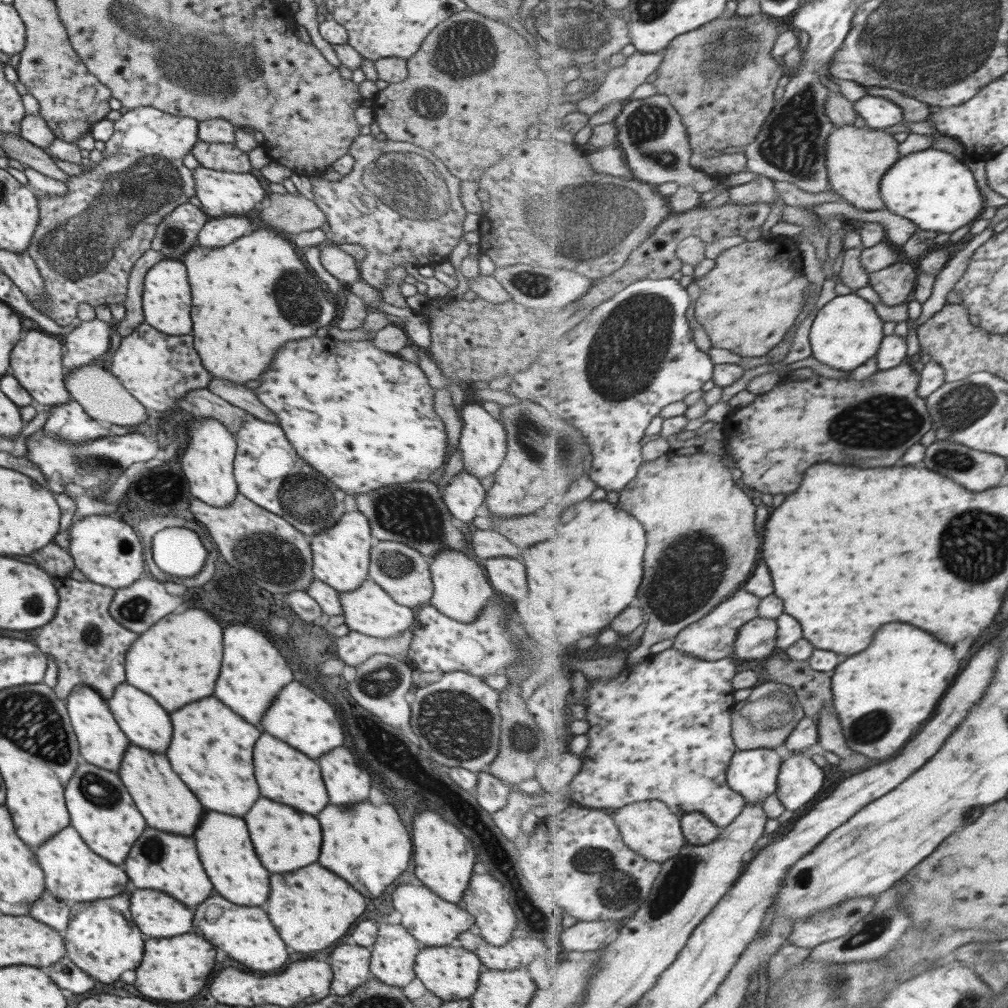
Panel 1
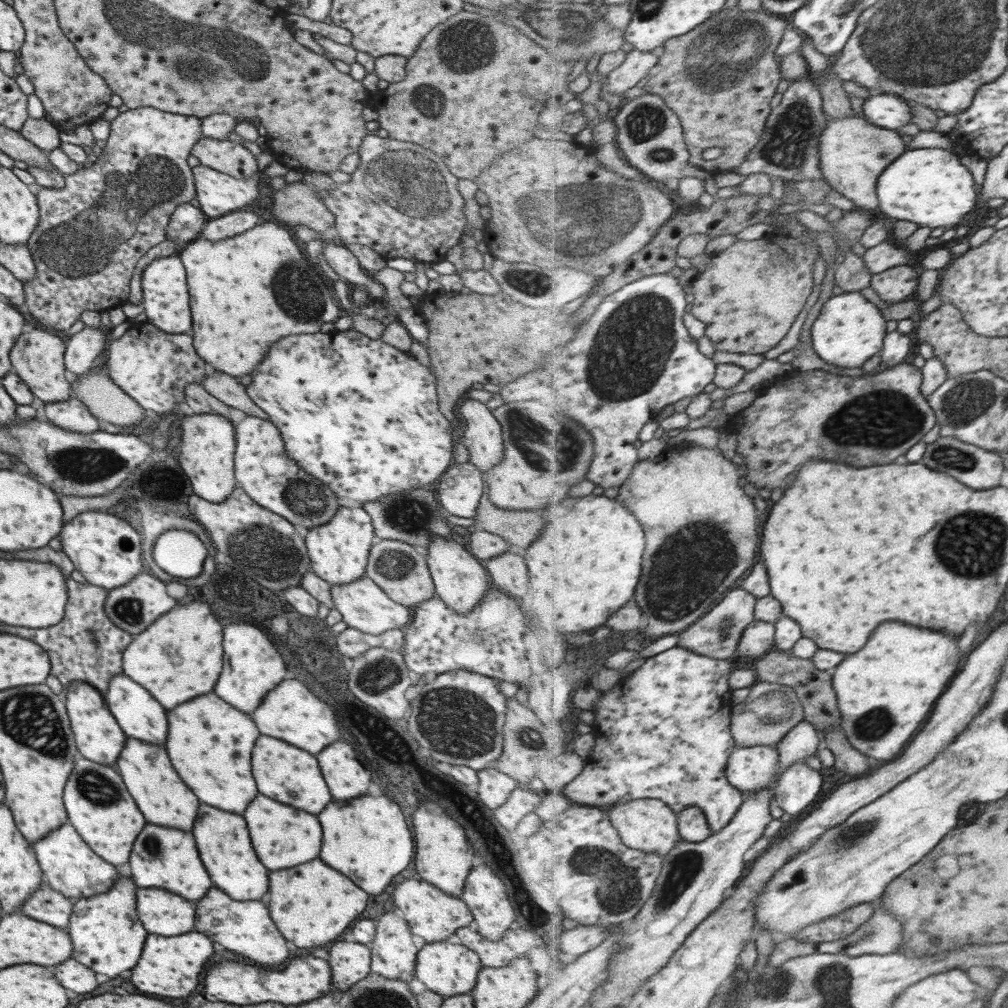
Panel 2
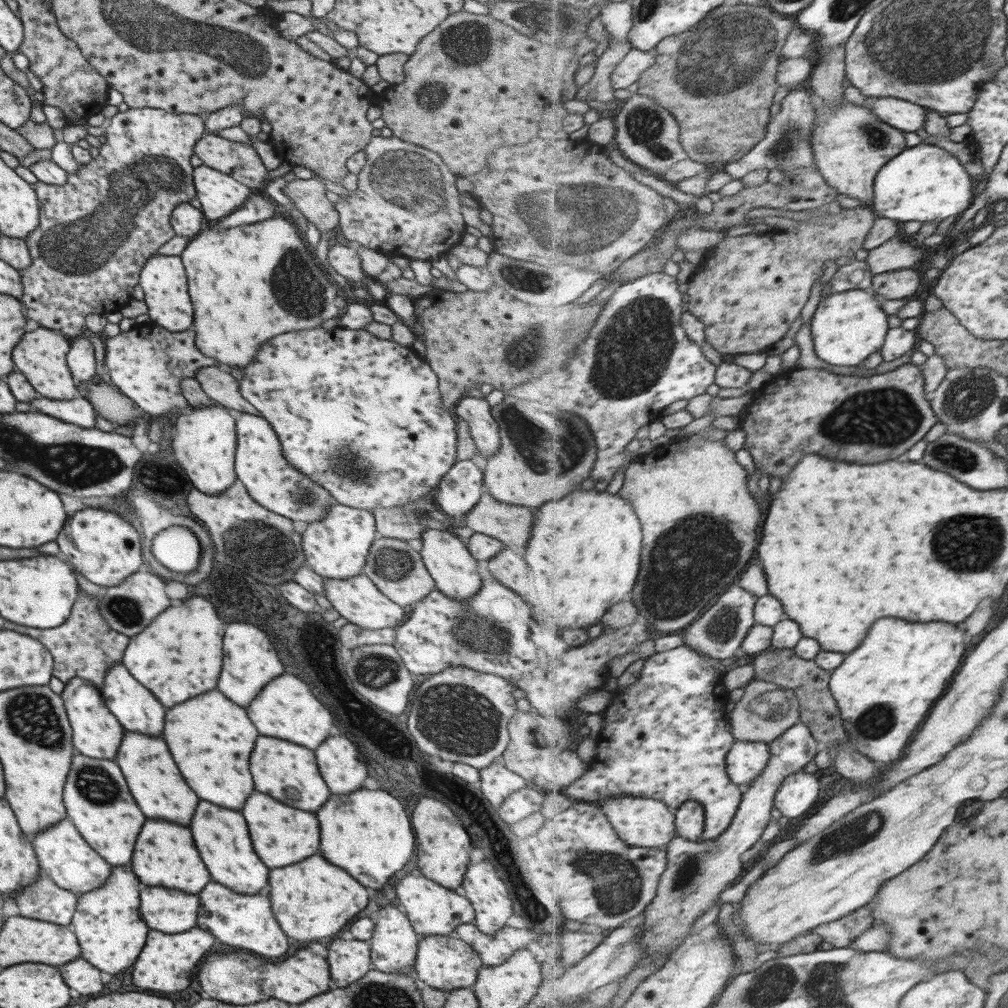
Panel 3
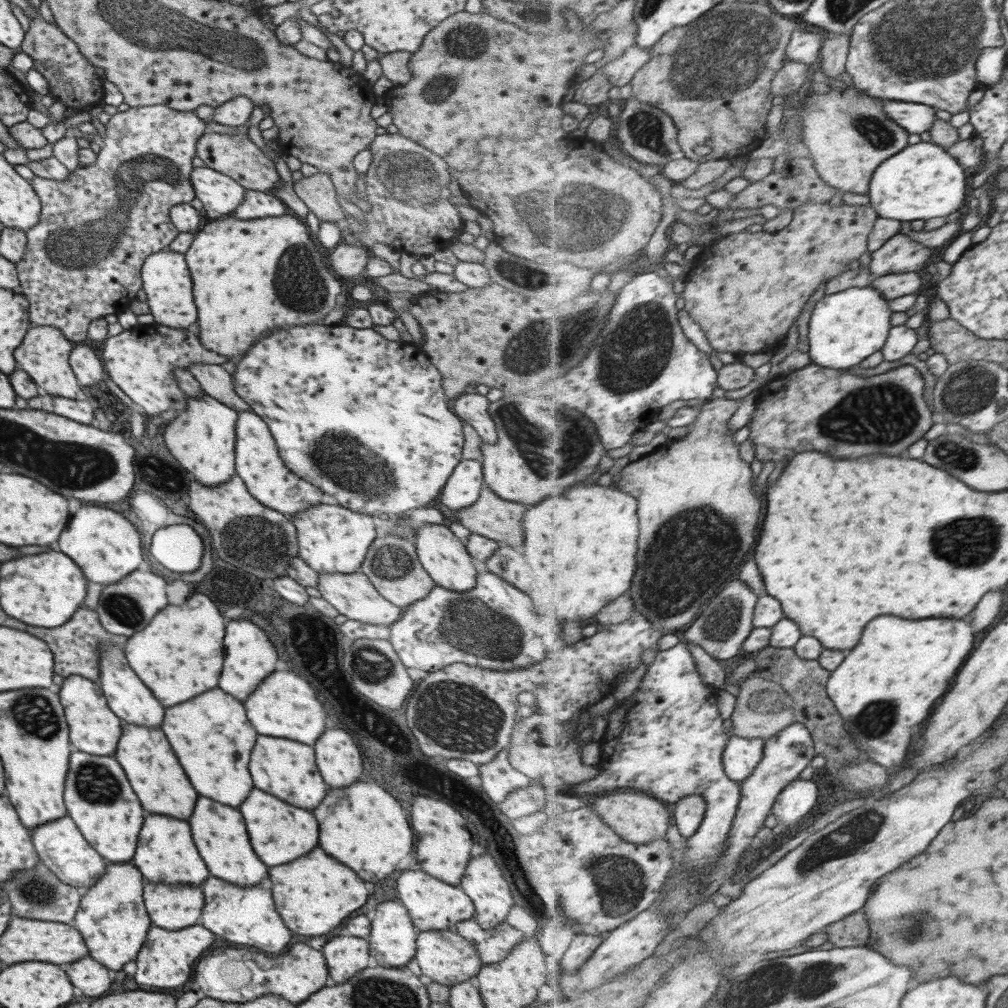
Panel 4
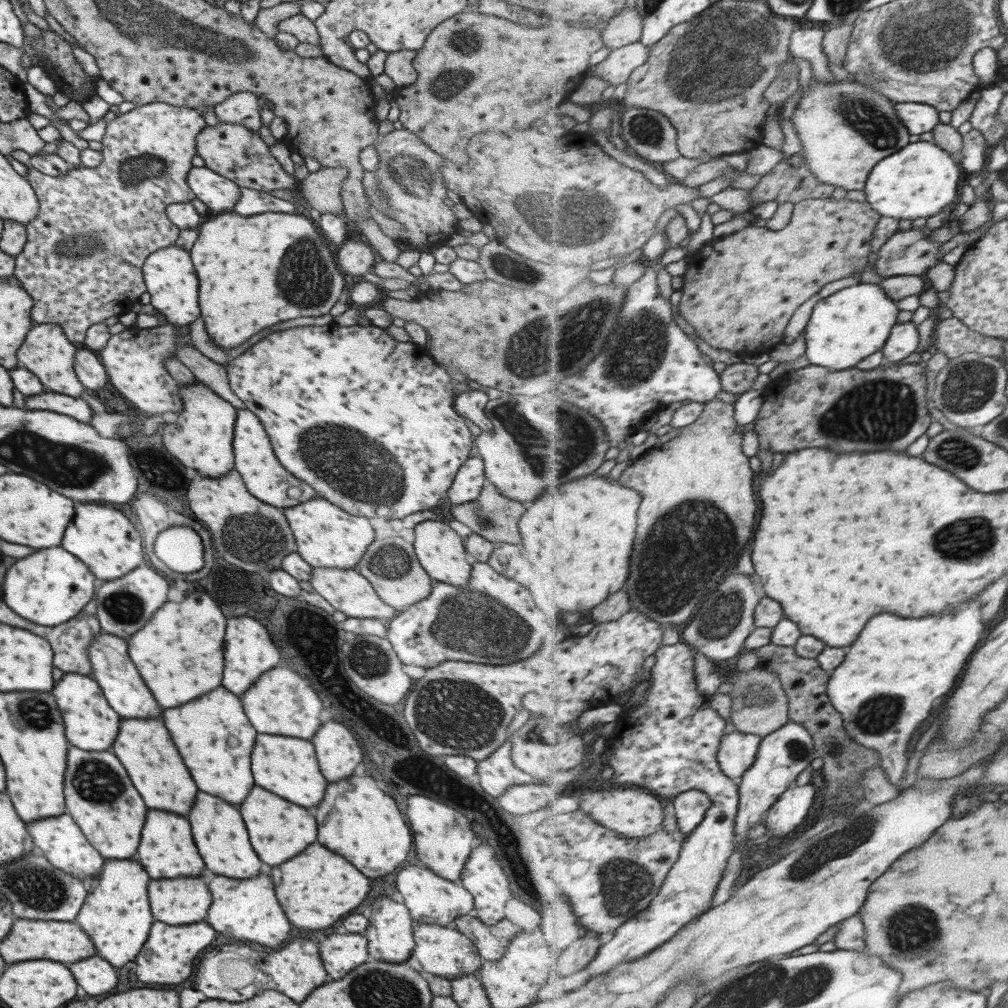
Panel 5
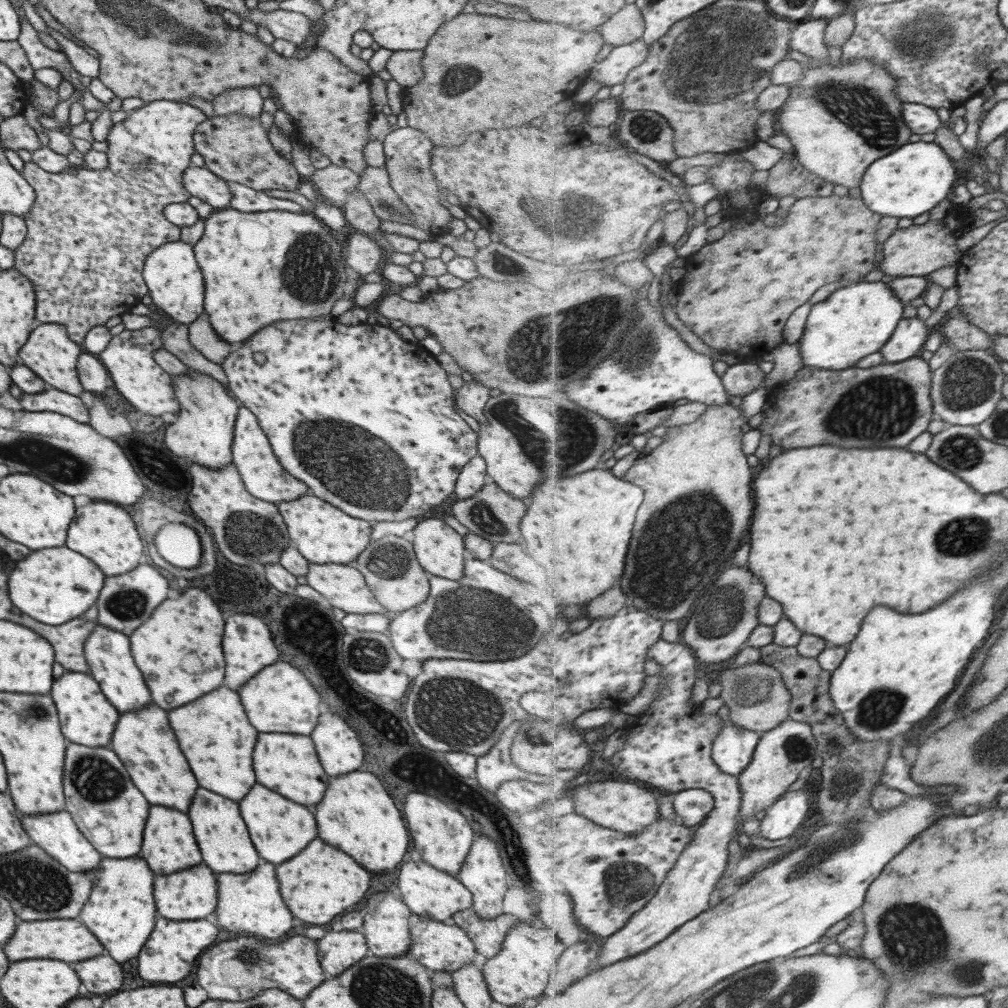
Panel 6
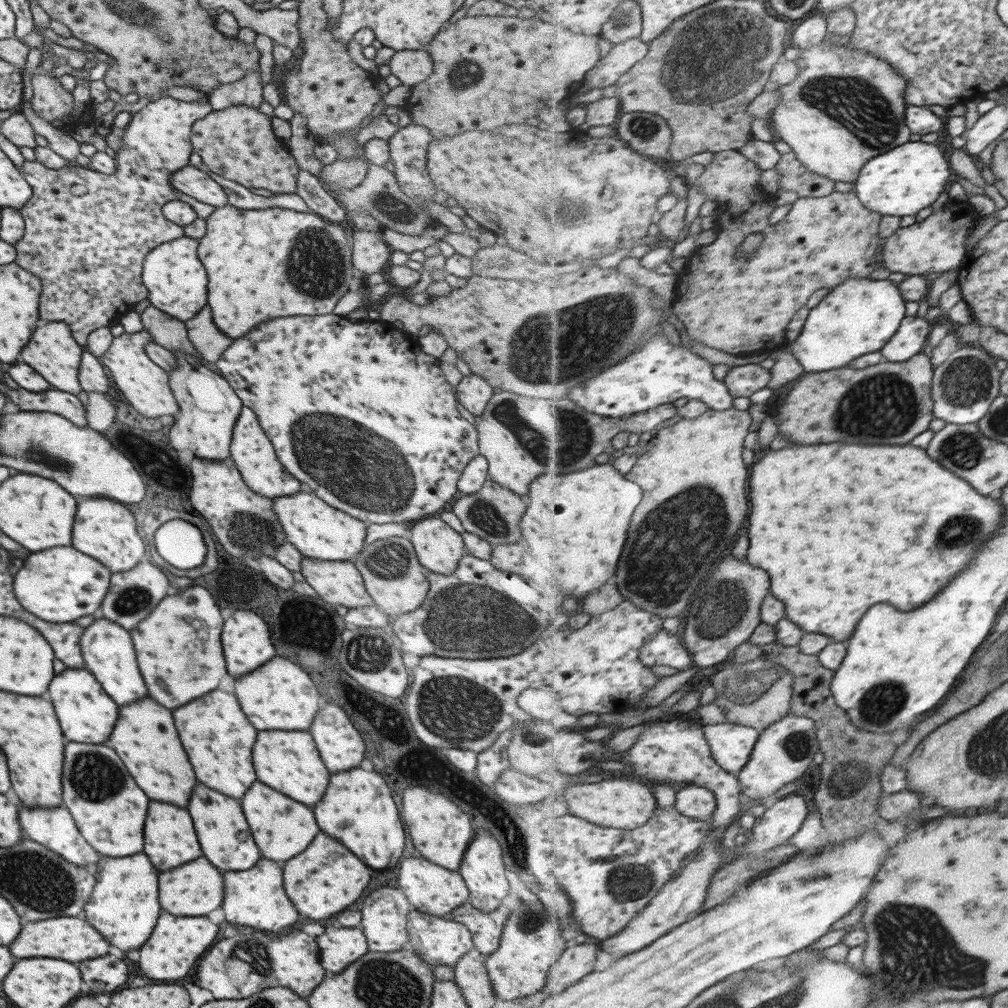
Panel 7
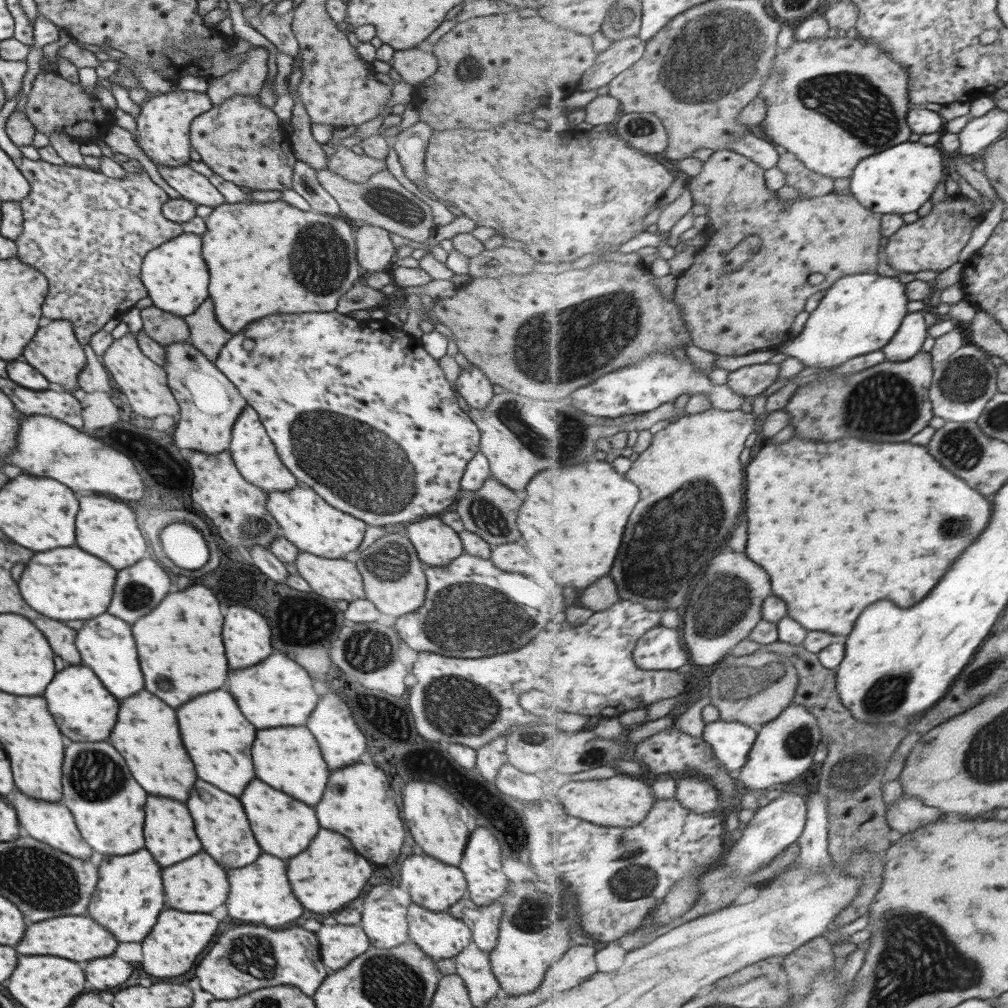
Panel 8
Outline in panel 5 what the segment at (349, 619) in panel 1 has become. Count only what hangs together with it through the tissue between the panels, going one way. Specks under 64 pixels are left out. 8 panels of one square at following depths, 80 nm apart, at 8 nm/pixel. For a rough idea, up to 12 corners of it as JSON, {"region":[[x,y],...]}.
{"region":[[312,568],[308,581],[348,618],[397,614],[356,568]]}

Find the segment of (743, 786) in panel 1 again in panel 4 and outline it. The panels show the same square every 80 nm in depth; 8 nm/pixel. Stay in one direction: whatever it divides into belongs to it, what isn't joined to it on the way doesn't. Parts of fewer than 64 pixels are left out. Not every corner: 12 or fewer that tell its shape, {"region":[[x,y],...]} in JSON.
{"region":[[733,734],[724,769],[741,783],[764,760],[767,740]]}

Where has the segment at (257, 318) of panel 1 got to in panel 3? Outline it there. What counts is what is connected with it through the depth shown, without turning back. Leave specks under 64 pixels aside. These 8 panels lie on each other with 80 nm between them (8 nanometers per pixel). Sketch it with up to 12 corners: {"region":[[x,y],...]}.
{"region":[[291,218],[179,254],[194,344],[243,368],[340,293]]}

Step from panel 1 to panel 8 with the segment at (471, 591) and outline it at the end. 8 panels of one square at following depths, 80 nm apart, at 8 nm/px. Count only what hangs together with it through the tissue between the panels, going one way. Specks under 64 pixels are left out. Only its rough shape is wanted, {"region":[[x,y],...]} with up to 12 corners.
{"region":[[437,516],[404,531],[423,566],[444,567],[463,553]]}

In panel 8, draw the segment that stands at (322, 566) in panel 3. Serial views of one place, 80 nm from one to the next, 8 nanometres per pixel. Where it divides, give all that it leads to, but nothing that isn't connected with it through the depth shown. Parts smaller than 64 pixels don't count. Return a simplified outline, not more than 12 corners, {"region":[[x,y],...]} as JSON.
{"region":[[297,484],[265,508],[299,551],[343,559],[366,524]]}

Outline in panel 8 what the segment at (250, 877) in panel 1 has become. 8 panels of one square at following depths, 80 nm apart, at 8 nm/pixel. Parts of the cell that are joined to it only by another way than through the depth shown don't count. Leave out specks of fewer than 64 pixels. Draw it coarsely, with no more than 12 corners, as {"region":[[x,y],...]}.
{"region":[[197,780],[187,810],[225,872],[261,850],[237,798]]}

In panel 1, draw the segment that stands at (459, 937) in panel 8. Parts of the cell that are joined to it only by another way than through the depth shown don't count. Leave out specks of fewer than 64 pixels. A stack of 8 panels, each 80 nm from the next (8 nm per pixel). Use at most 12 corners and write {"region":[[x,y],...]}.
{"region":[[423,947],[414,975],[442,1001],[469,998],[483,969],[463,947]]}

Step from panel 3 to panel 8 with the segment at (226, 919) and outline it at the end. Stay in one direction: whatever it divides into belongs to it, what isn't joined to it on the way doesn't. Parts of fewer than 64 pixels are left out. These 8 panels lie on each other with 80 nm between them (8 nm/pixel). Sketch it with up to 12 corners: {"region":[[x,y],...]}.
{"region":[[283,860],[229,869],[229,918],[275,928],[301,916]]}

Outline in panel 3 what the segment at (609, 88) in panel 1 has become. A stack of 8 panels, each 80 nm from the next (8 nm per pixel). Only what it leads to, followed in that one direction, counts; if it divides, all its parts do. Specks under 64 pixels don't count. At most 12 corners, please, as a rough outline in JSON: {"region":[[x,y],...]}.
{"region":[[632,48],[613,68],[614,88],[629,88],[655,61]]}

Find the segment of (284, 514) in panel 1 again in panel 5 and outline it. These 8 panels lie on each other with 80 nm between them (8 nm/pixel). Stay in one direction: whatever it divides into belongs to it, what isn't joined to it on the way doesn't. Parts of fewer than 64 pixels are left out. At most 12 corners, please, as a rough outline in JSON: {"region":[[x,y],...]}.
{"region":[[236,411],[232,451],[247,492],[284,509],[321,499],[275,459],[259,419]]}

